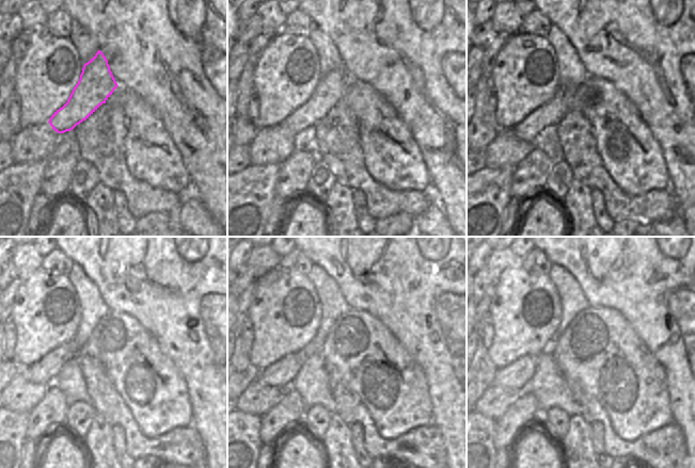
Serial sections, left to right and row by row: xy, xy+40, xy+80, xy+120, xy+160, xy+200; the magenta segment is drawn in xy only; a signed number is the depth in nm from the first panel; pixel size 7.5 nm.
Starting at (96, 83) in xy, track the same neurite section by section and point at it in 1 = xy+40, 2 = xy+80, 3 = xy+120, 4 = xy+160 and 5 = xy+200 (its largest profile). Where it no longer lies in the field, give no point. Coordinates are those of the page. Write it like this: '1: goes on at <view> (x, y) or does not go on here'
1: goes on at xy+40 (331, 86)
2: goes on at xy+80 (552, 112)
3: goes on at xy+120 (44, 371)
4: goes on at xy+160 (281, 373)
5: goes on at xy+200 (516, 375)

